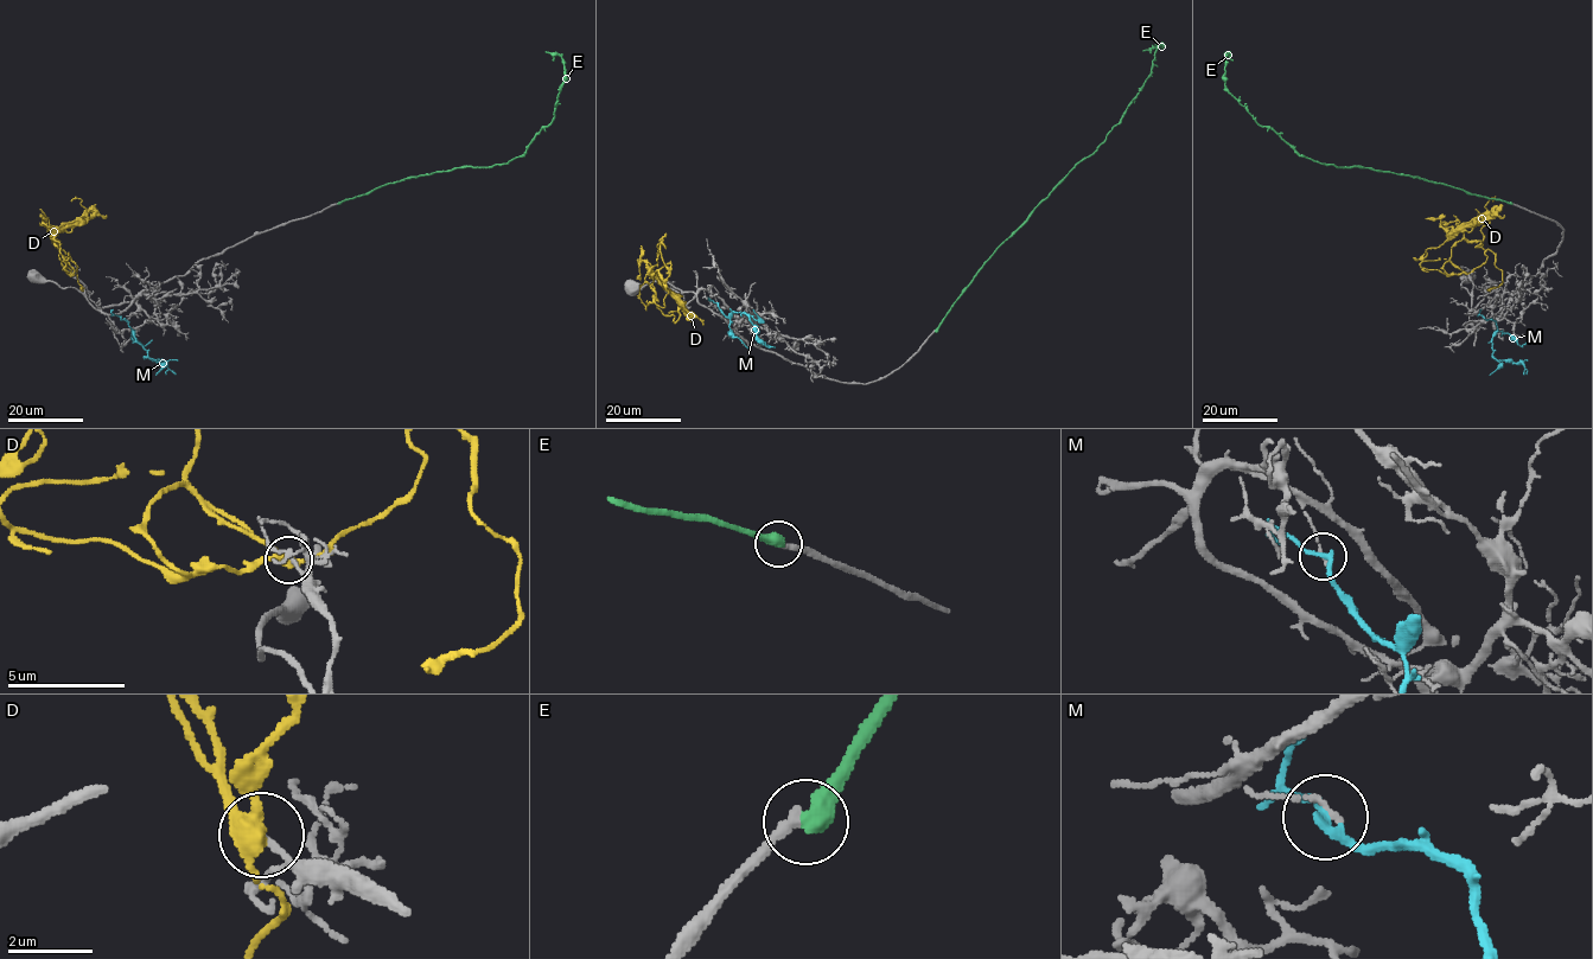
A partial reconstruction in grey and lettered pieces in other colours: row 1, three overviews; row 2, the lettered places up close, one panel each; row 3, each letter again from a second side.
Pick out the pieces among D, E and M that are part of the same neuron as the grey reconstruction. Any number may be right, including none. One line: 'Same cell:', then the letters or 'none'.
Same cell: E

